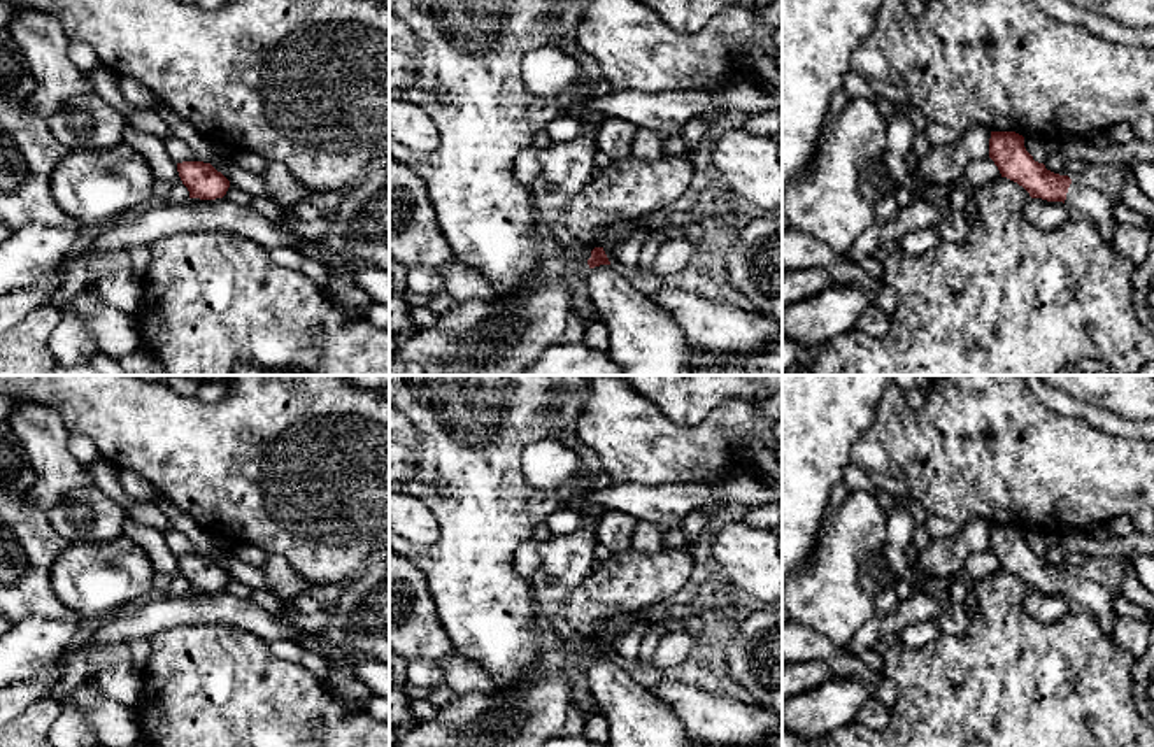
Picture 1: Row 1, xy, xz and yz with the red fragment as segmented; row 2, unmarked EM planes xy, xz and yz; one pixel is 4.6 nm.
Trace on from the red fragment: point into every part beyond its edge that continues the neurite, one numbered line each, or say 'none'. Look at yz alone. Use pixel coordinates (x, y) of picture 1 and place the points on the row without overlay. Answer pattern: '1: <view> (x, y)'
1: yz (1098, 600)

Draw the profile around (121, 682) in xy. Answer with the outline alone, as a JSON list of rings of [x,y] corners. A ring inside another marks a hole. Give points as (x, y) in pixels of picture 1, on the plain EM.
[[[133,663],[105,666],[93,677],[107,698],[126,705],[133,705],[139,700],[144,686],[144,670]]]

